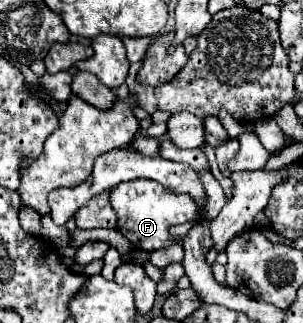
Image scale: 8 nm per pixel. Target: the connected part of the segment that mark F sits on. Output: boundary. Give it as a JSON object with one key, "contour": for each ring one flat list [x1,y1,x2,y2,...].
{"contour":[[134,179,134,181,126,181,114,187,110,191,110,205,118,215,116,231,120,231,136,249,144,249,144,251,154,251,154,249,172,245,168,229,172,225,192,221,194,213,198,211,198,207,190,201,188,195,176,195,168,191,164,185,160,185,158,181,150,181,150,179]]}

